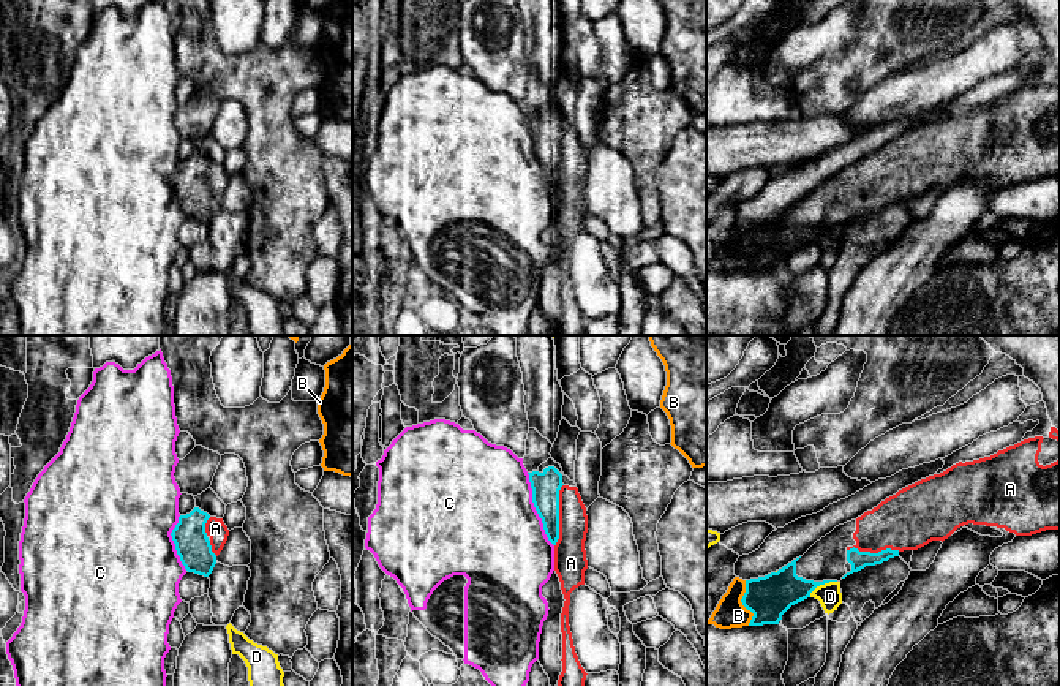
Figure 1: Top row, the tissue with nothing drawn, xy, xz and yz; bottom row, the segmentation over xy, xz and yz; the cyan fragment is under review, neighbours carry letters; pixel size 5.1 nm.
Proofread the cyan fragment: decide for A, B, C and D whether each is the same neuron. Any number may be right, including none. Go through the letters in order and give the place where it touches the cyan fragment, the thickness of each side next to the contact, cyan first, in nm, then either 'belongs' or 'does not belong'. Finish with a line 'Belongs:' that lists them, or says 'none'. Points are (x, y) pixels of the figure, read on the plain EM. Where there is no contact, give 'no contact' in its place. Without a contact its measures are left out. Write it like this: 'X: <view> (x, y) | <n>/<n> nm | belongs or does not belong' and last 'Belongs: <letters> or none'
A: xz (558, 162) | 150/160 nm | belongs
B: yz (741, 247) | 220/150 nm | does not belong
C: xz (536, 155) | 150/500 nm | does not belong
D: yz (822, 229) | 200/120 nm | does not belong
Belongs: A

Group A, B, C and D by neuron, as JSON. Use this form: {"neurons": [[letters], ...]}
{"neurons": [["A"], ["B"], ["C"], ["D"]]}

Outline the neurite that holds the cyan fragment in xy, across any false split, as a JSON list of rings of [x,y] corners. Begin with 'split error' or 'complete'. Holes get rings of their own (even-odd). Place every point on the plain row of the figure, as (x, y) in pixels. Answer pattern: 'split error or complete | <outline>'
split error | [[[194,153],[190,160],[179,163],[171,182],[185,215],[209,223],[227,187],[229,175],[223,164],[210,163]]]

